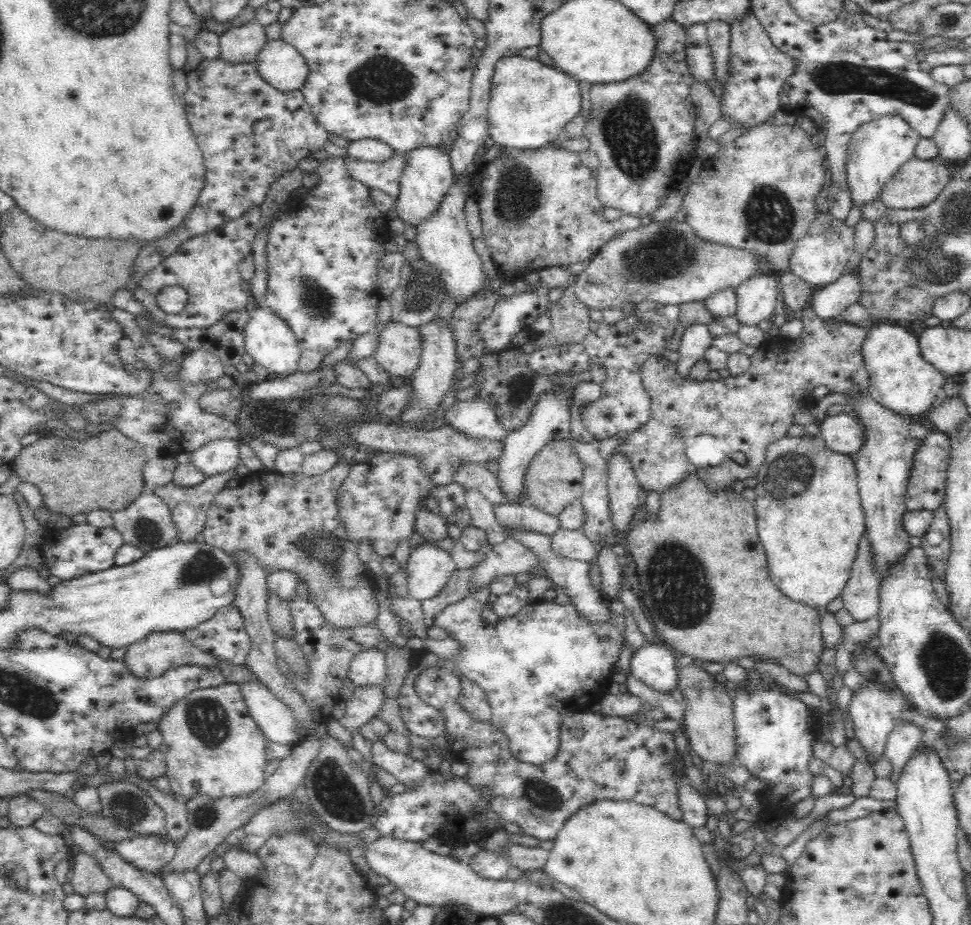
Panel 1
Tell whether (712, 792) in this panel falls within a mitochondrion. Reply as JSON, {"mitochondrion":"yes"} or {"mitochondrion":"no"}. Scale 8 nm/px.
{"mitochondrion":"no"}

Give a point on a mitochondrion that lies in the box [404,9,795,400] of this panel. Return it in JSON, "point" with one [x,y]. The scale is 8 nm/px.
{"point":[627,131]}

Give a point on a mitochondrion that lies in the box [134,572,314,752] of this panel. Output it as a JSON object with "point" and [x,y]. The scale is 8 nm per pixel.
{"point":[208,719]}

